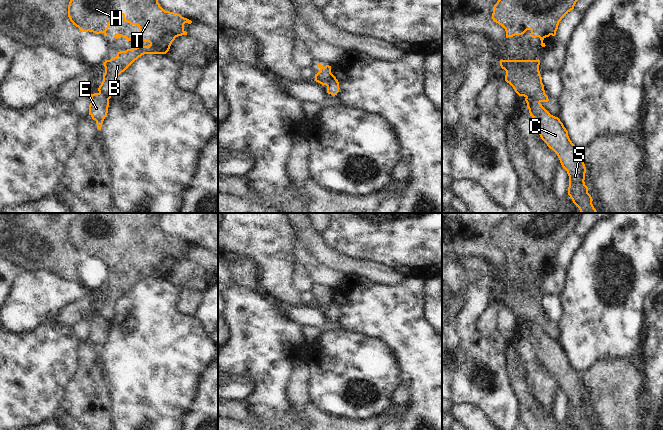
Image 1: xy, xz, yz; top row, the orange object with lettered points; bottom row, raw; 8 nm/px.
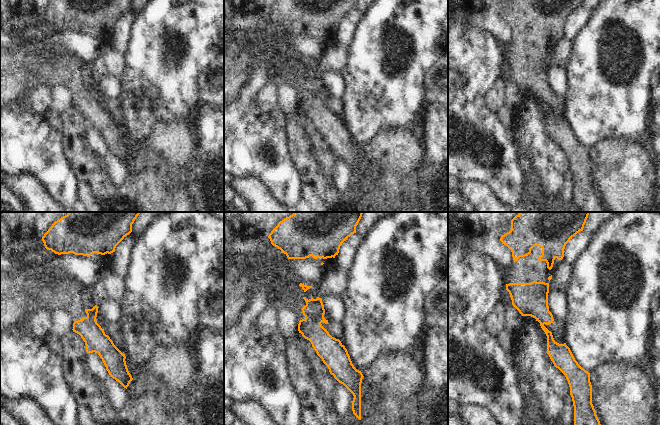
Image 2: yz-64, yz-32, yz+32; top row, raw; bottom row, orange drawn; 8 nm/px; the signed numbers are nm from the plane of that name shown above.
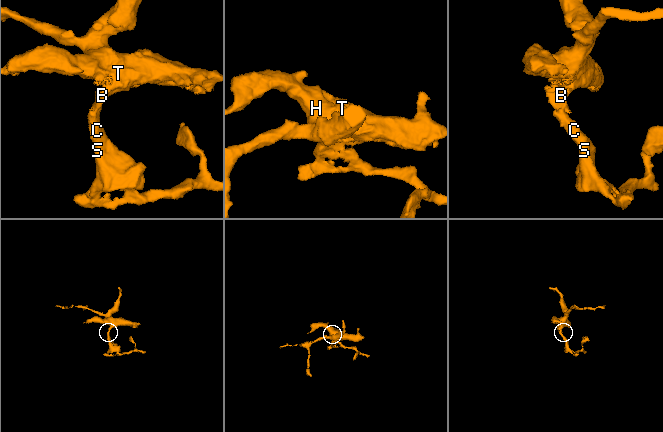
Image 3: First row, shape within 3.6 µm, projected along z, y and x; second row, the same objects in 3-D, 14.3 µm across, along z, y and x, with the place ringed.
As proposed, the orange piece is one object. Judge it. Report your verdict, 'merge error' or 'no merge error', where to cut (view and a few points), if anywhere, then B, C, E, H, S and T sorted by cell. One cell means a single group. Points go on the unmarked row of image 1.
merge error; cut in yz along (526, 320), (539, 326); B H T / C E S

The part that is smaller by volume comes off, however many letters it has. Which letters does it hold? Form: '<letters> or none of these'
C, E, S

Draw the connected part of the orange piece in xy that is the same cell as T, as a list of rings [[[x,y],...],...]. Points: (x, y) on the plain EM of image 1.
[[[78,213],[69,226],[68,241],[81,256],[103,257],[106,261],[109,248],[114,246],[116,242],[118,245],[123,242],[124,246],[137,249],[139,257],[130,262],[122,258],[116,258],[114,262],[124,261],[127,265],[138,264],[150,267],[149,270],[138,270],[126,275],[120,275],[116,281],[105,284],[103,287],[105,297],[98,315],[108,323],[115,316],[115,305],[118,300],[135,284],[144,278],[166,278],[176,261],[187,259],[184,248],[191,248],[192,245],[178,237],[165,235],[158,227],[159,217],[154,213]]]

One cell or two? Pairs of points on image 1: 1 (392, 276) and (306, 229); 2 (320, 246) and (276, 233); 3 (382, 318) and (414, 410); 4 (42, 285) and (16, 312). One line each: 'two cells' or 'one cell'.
1: one cell
2: two cells
3: one cell
4: one cell

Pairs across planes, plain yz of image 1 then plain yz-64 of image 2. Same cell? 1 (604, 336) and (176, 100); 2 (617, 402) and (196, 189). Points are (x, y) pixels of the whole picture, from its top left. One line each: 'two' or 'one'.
1: one
2: two

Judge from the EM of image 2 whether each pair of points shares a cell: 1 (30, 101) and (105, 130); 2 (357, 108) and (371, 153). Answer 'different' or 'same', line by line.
1: different
2: different

